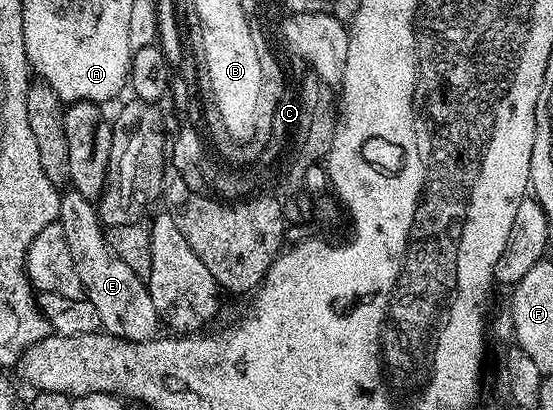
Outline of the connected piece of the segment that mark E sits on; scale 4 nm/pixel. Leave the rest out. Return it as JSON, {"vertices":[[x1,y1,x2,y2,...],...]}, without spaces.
{"vertices":[[78,191,64,192,58,222,63,225,75,271,84,285,86,298,99,314,102,330,127,341,150,342,158,334,161,320,151,300,148,284,111,250,94,202]]}

